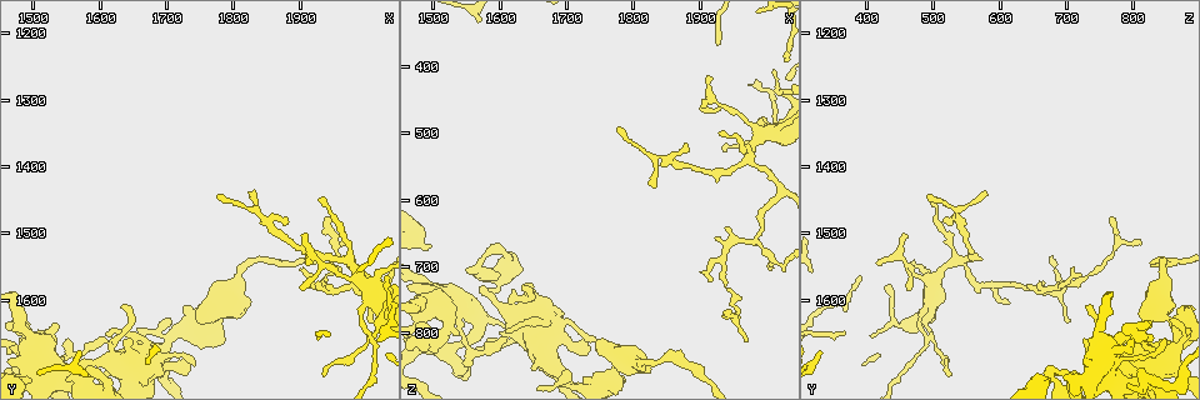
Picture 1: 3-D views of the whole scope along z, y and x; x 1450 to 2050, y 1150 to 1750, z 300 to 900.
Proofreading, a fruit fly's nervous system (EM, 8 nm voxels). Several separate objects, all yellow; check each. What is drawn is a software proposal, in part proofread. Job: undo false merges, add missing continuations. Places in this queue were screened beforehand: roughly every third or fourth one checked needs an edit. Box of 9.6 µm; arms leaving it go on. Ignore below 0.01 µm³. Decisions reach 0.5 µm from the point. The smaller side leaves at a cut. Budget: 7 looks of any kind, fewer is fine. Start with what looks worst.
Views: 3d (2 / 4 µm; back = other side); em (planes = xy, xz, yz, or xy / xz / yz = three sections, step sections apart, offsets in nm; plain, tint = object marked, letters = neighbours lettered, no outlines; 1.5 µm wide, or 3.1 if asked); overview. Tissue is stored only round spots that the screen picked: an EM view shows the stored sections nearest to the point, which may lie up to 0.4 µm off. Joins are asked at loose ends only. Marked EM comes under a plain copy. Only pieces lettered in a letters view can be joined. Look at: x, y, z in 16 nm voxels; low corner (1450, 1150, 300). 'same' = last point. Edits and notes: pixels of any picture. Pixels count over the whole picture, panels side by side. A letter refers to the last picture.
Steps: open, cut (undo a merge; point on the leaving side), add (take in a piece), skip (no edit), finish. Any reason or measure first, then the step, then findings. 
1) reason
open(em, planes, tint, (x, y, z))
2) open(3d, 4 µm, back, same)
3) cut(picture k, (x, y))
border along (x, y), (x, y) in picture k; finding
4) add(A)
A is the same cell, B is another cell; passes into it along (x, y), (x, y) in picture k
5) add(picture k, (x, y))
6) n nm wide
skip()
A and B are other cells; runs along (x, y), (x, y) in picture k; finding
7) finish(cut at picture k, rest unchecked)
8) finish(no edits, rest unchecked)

thin end
open(em, planes, letters, (1930, 1450, 495))

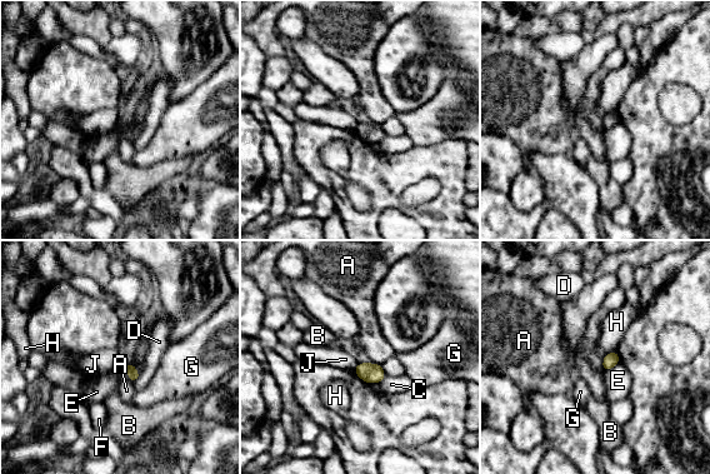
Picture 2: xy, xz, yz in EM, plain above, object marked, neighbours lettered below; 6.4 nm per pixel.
skip()
A, B, C, D, E, F, G, H and J are other cells; border along (358, 363), (354, 369) in picture 2; no lettered piece goes on from it

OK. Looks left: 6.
open(3d, 4 µm, (1710, 1685, 790))

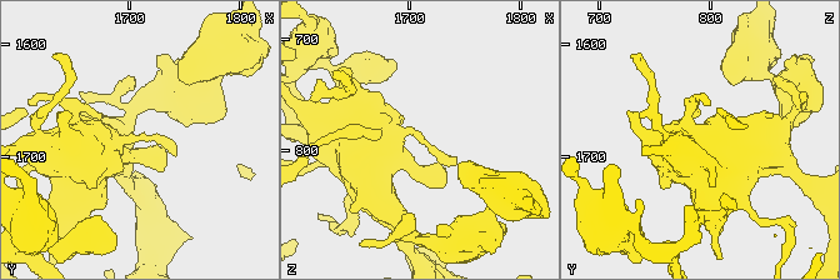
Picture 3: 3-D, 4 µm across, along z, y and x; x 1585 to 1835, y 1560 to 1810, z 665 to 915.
shape alone is not enough
open(em, xy, step 8, tint, (1710, 1682, 788))

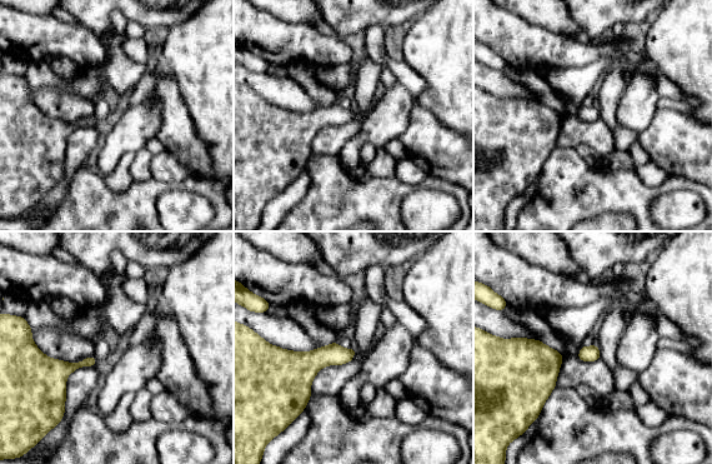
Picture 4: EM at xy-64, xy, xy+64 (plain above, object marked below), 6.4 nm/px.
another direction
open(em, planes, letters, same)

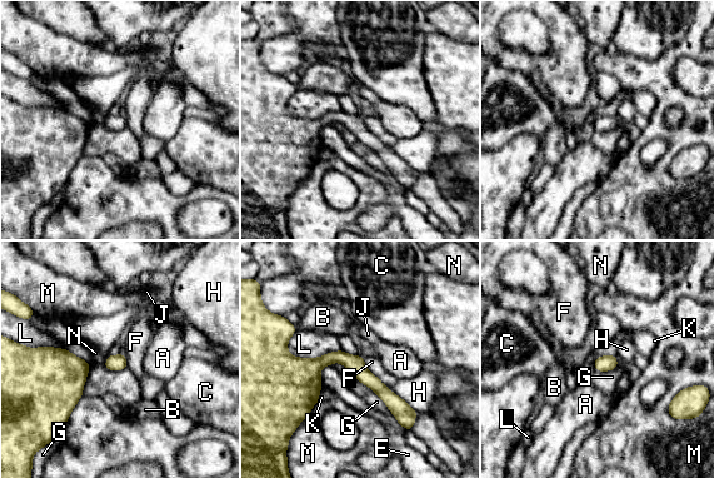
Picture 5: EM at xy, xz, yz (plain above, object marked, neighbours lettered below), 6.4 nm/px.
skip()
A, B, C, E, F, G, H, J, K, L, M and N are other cells; border along (363, 358), (367, 367), (389, 387) in picture 5; one cell here

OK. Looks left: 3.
tapers out
open(3d, 2 µm, (2005, 1635, 700))

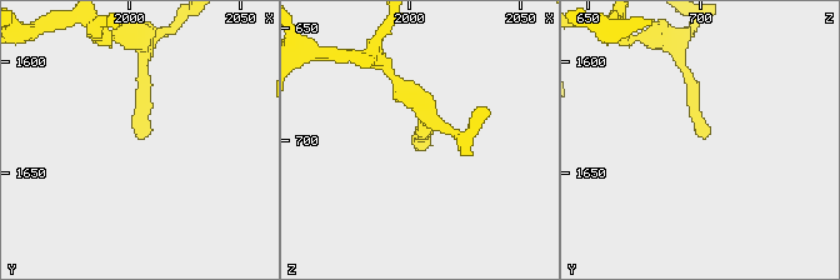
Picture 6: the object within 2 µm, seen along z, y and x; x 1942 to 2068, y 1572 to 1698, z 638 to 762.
open(em, planes, letters, (2004, 1635, 704))

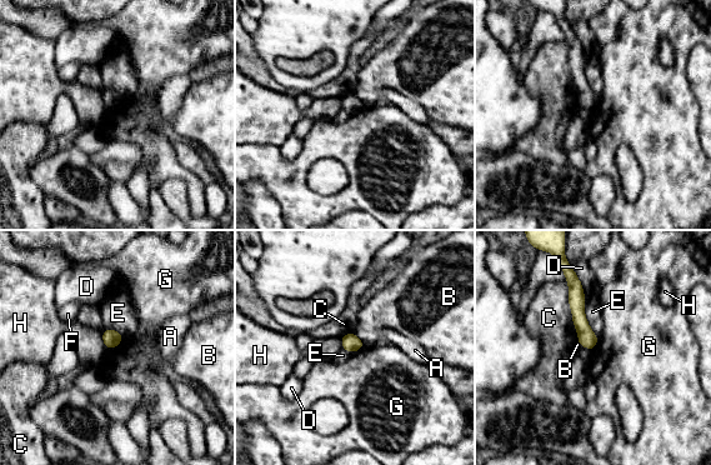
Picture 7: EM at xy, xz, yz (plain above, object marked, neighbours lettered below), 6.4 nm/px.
C touches over 360 nm
skip()
A, B, C, D, E, F, G and H are other cells; no lettered piece goes on from it

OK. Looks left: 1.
finish(no edits, rest unchecked)

